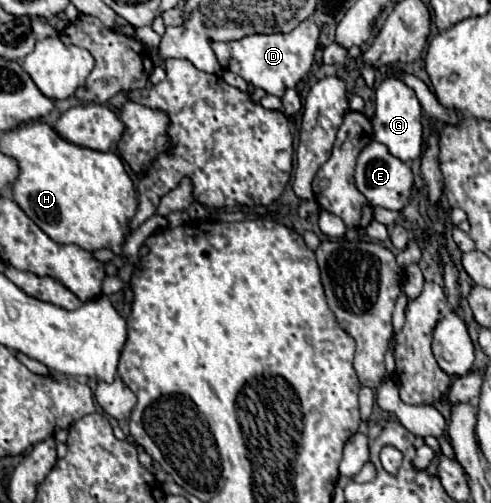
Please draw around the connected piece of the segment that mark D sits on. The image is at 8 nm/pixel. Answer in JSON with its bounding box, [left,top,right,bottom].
[211,18,319,98]

